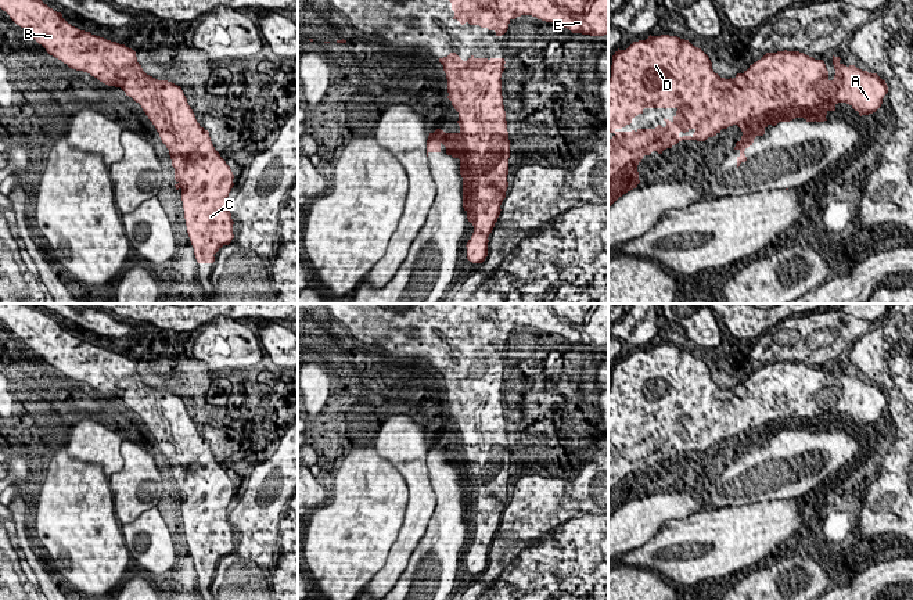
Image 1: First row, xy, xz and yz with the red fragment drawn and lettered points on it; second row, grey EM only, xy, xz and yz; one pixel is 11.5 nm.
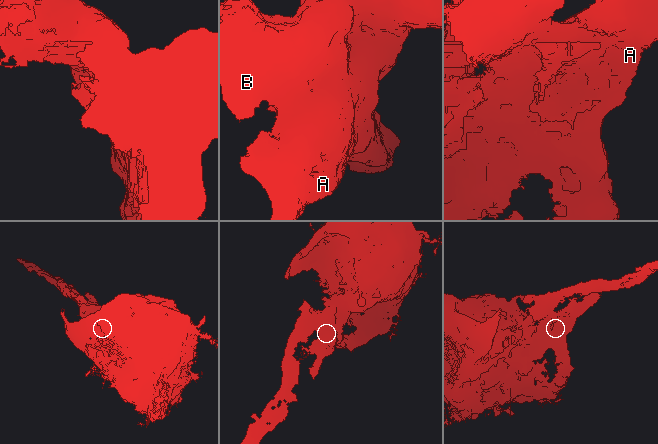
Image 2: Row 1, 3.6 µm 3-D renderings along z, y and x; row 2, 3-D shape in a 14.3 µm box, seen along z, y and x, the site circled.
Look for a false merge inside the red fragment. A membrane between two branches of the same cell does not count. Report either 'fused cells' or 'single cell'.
single cell

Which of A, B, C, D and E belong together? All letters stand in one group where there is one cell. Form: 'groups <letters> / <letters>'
groups A B C D E

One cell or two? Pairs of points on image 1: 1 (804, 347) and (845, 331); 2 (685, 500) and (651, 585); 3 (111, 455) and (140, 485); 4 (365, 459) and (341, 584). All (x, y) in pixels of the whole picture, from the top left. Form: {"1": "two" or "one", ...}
{"1": "one", "2": "two", "3": "two", "4": "one"}

